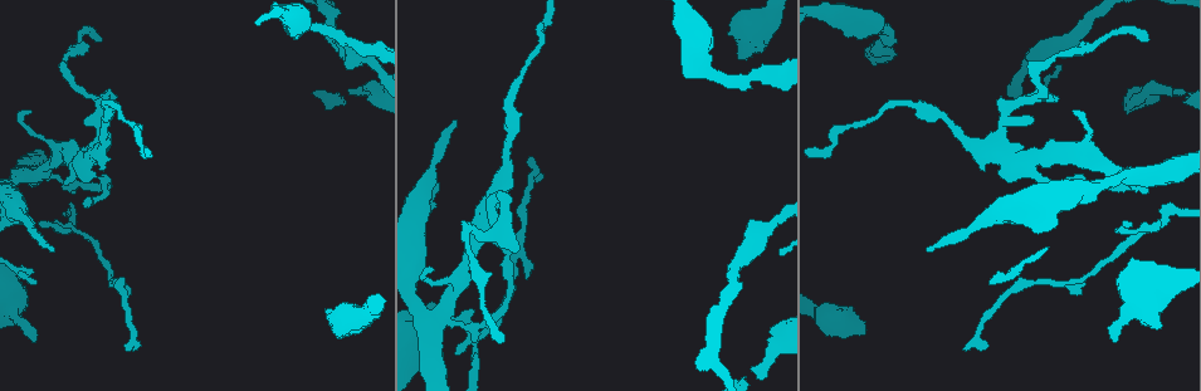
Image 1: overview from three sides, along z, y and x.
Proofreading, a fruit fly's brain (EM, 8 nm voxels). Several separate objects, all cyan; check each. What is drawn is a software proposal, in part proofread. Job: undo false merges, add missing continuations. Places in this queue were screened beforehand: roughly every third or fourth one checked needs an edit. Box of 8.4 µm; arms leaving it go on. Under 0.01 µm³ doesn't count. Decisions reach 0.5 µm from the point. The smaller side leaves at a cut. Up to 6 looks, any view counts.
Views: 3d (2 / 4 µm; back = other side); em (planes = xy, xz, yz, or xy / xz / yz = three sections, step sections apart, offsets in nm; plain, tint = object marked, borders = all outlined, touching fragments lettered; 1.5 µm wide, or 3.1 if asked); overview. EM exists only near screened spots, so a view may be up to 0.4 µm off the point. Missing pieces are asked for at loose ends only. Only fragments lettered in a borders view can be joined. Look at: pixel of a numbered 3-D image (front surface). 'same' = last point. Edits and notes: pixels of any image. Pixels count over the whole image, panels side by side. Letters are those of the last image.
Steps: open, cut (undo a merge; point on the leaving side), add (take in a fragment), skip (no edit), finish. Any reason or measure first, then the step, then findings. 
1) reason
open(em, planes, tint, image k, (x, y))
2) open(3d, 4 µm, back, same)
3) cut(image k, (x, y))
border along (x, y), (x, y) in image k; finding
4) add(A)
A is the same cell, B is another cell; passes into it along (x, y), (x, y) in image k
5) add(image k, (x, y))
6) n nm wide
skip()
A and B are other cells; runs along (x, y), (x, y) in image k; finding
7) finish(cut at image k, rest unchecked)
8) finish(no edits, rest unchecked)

tapers out
open(3d, 4 µm, image 1, (1076, 111))

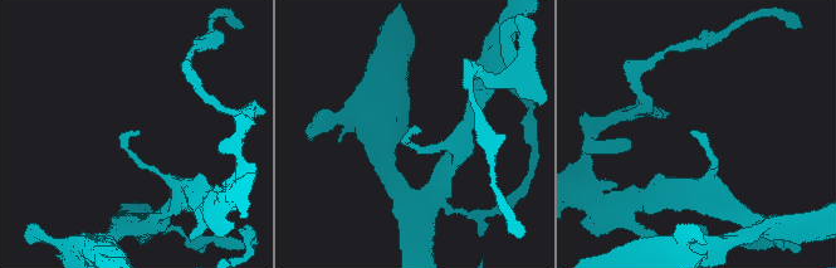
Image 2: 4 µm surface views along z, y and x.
need the tissue
open(em, planes, plain, image 2, (694, 132))

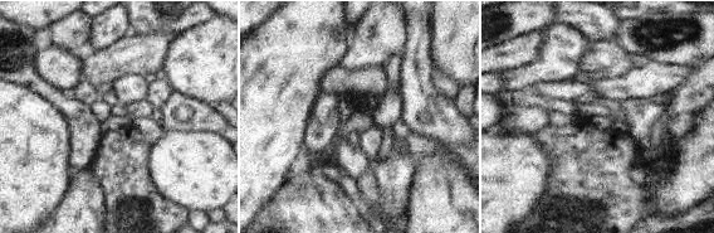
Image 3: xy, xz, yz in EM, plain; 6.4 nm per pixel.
see the neighbours
open(em, planes, borders, same)

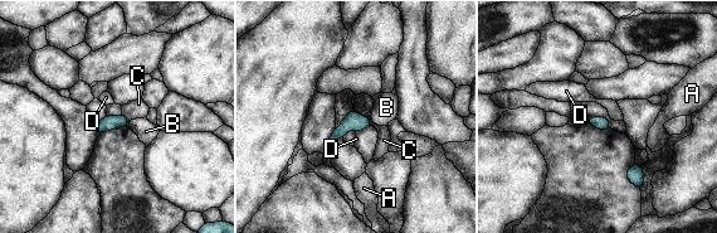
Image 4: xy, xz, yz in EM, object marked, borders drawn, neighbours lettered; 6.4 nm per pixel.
skip()
A, B, C and D are other cells; border along (370, 125), (356, 132) in image 4; no lettered fragment goes on from it

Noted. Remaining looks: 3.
thick end
open(3d, 2 µm, image 1, (865, 331))

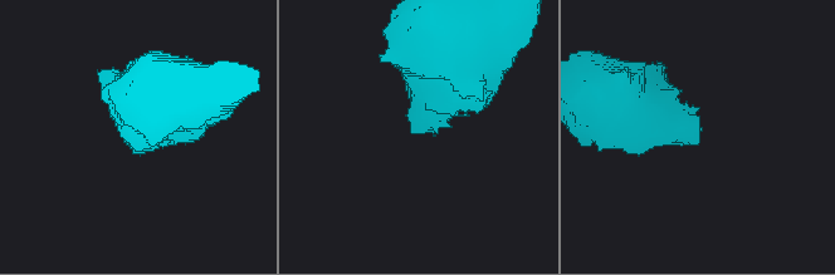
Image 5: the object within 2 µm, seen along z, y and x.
open(em, planes, borders, image 5, (697, 133))

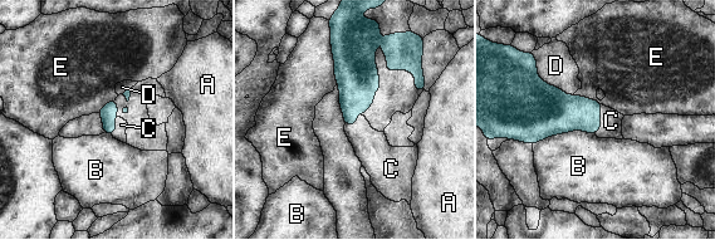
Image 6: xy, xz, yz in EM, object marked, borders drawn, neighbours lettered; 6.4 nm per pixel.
B touches over 400 nm
add(C)
C is the same cell, A, B, D and E are other cells; passes into it along (562, 113), (600, 120), (611, 121) in image 6; the neuron continues

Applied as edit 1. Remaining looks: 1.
branch stops here
open(em, planes, borders, image 1, (433, 305))

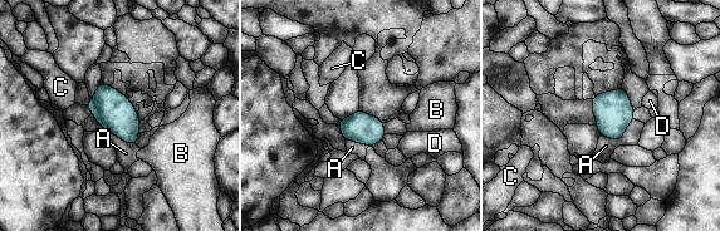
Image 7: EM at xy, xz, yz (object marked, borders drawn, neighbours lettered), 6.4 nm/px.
skip()
A, B, C and D are other cells; border along (92, 112), (106, 129), (135, 145) in image 7; no lettered fragment goes on from it

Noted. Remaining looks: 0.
finish(add at image 6, rest unchecked)

